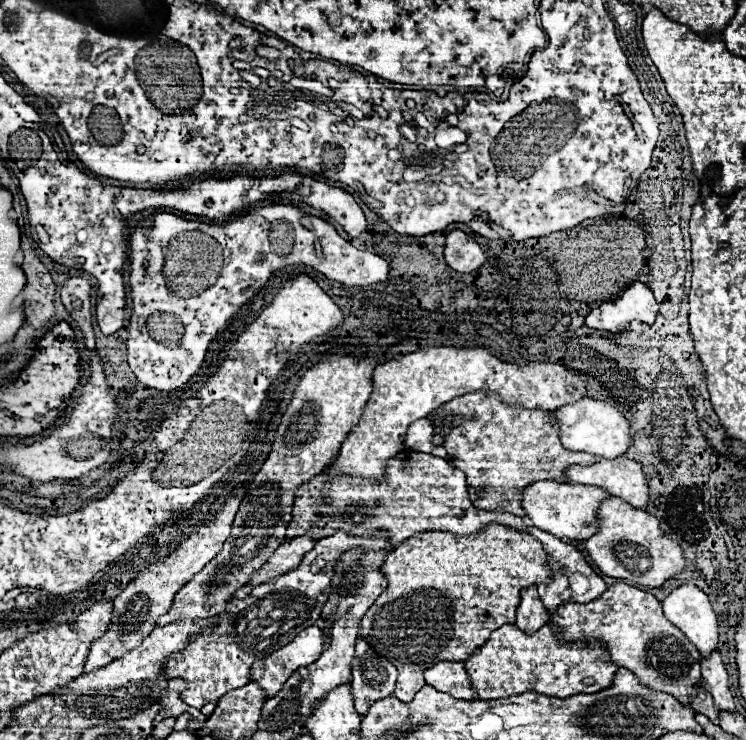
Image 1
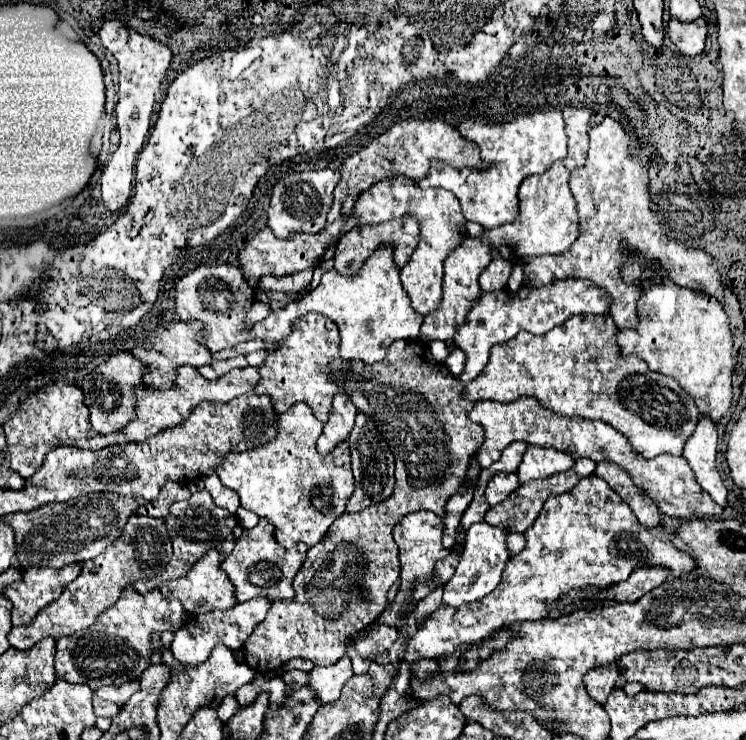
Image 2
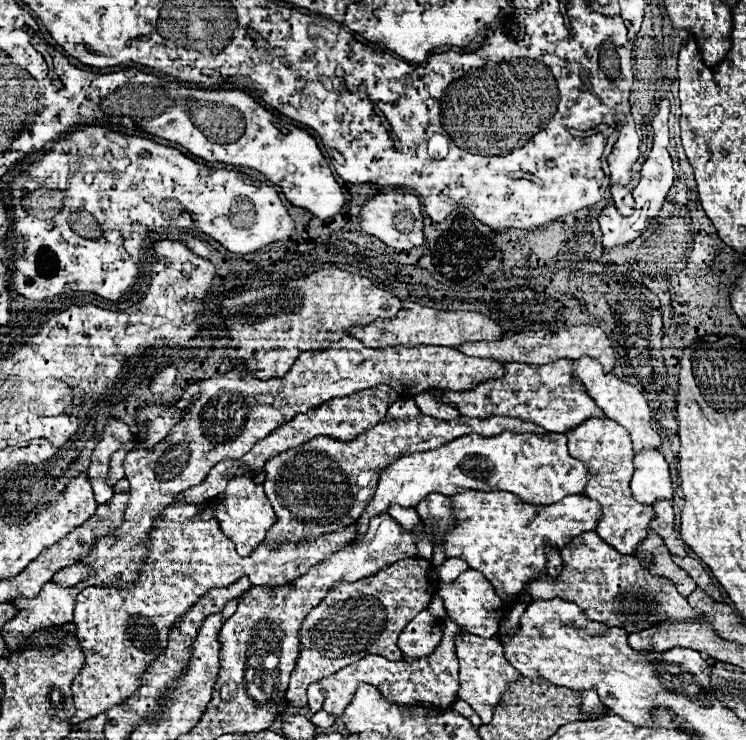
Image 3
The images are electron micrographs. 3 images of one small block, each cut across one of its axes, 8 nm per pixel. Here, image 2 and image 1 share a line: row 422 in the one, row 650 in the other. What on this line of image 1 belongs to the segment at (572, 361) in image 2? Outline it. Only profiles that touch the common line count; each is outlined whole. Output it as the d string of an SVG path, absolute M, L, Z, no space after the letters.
M612 584L608 590L588 602L570 602L560 606L556 614L550 614L550 622L562 628L564 640L574 642L582 638L596 638L608 646L612 662L628 668L638 676L642 684L656 692L668 692L682 704L690 706L694 712L708 716L718 724L718 714L712 694L708 694L700 684L700 654L690 644L690 640L666 620L660 600L628 584Z

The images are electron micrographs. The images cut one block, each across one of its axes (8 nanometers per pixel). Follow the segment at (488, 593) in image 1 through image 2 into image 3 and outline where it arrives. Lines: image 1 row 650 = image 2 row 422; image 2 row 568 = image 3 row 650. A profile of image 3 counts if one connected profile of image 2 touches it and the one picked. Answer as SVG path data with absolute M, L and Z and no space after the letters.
M418 556L398 560L378 574L356 582L332 584L326 598L310 610L300 626L300 656L286 690L290 706L306 706L308 686L328 674L336 674L348 662L358 662L368 654L402 660L396 640L410 620L428 608L436 586L436 568Z

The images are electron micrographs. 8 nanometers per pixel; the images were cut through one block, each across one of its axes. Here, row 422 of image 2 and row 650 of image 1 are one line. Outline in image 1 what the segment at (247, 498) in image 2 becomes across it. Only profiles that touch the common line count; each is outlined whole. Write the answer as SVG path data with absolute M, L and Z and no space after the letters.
M310 626L308 630L302 630L288 646L272 652L260 662L254 662L254 666L250 668L250 680L254 680L264 690L266 698L274 698L298 666L316 662L322 646L322 628Z

